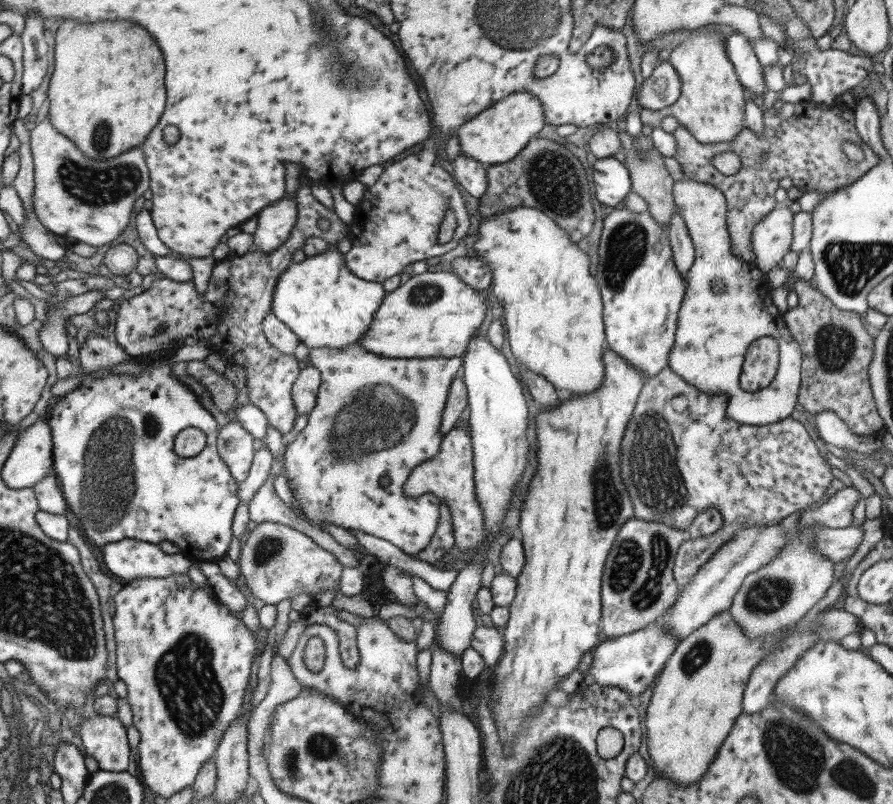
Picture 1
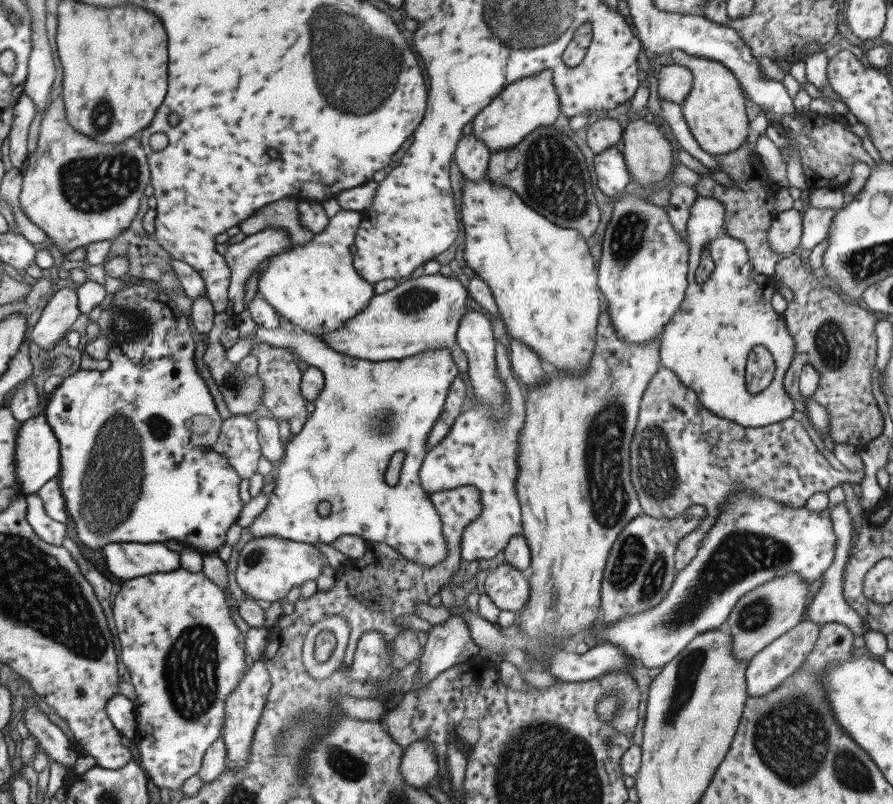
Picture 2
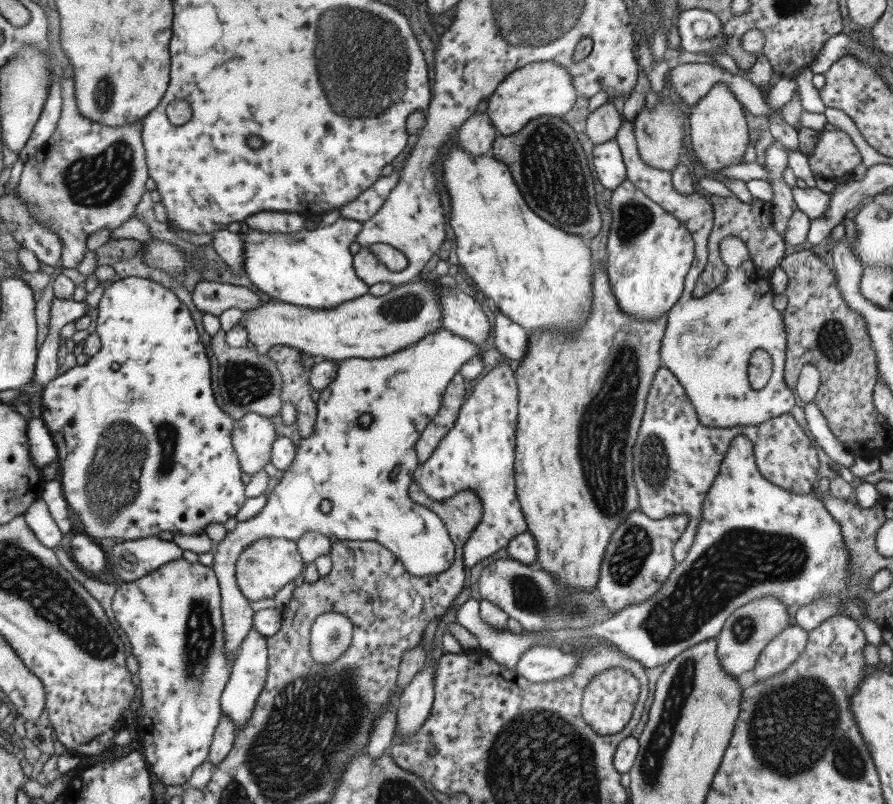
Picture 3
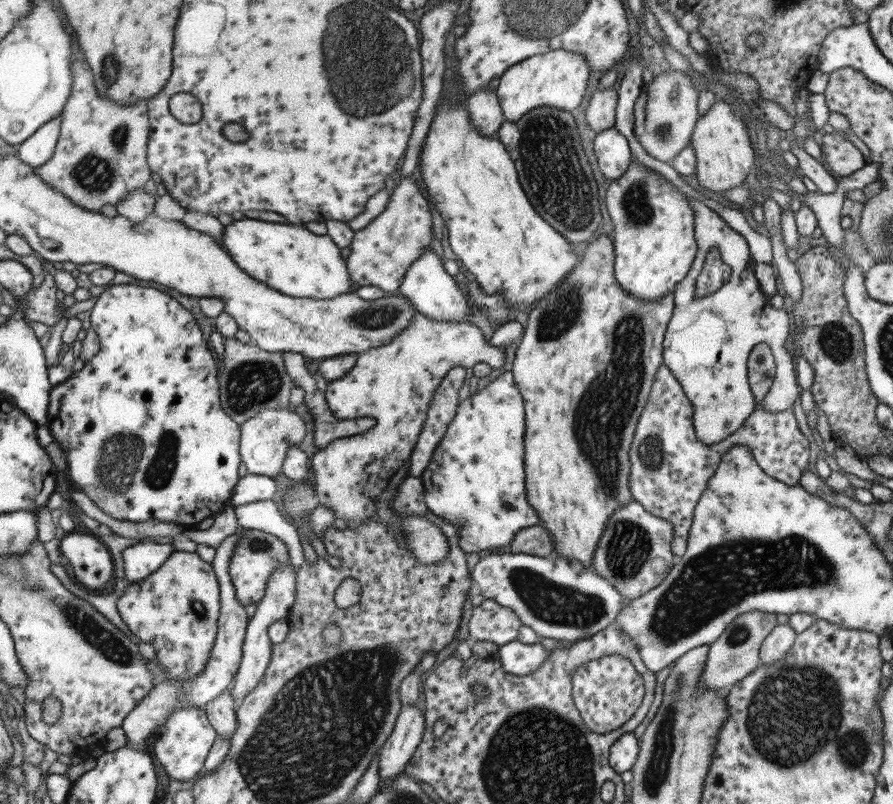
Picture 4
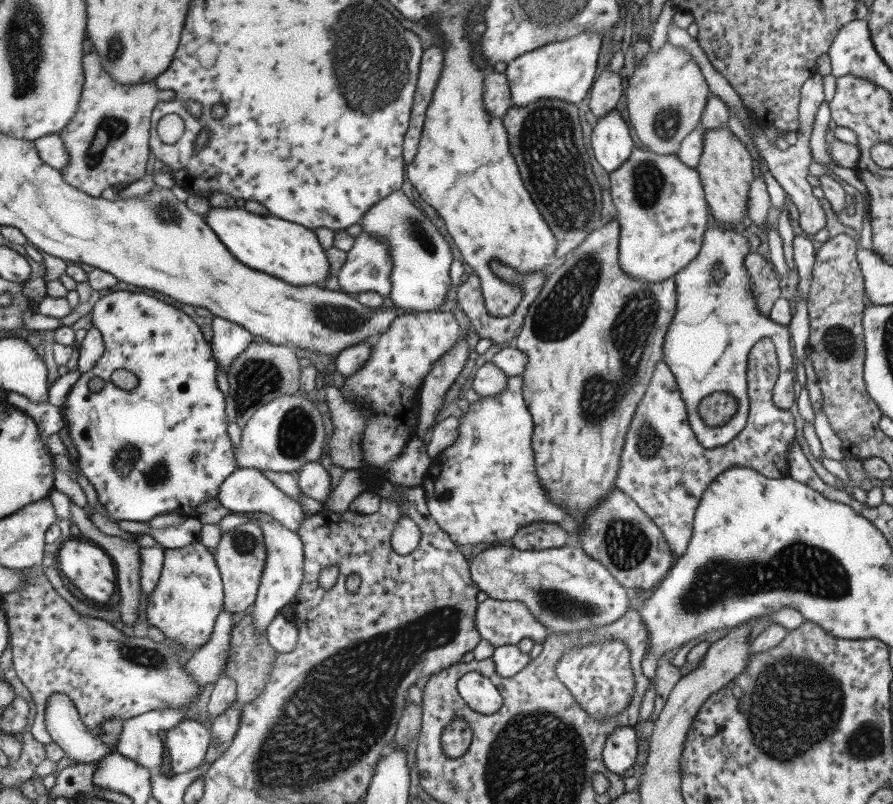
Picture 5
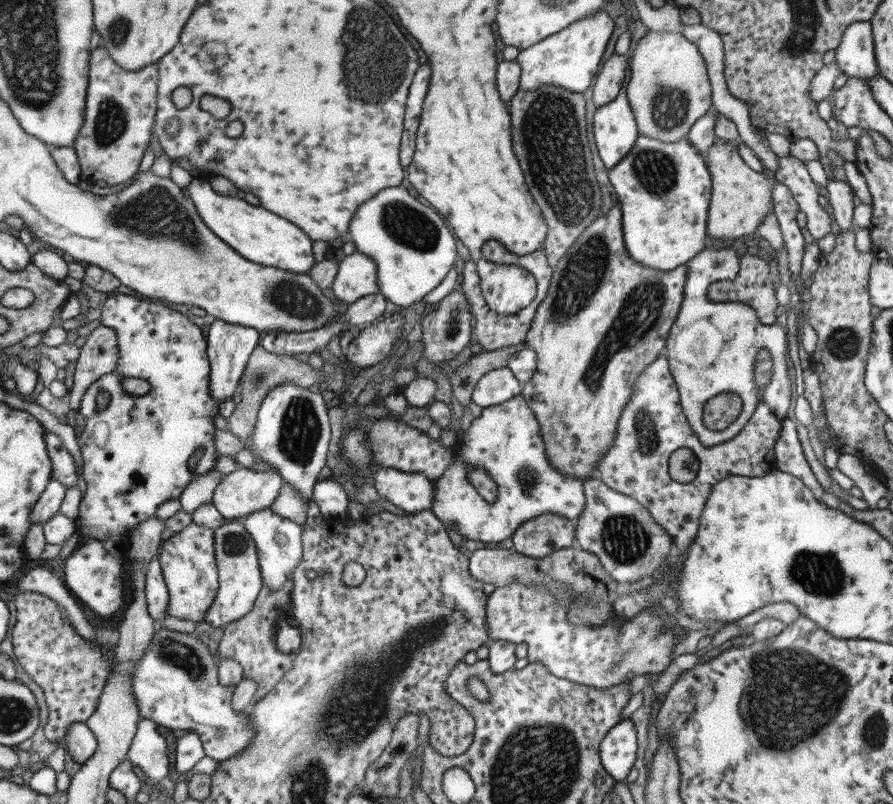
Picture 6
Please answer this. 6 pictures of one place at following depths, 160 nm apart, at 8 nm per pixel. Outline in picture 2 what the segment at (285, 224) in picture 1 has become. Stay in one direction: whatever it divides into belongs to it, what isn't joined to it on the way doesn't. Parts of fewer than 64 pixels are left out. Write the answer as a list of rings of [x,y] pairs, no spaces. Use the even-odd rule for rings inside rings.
[[[263,228],[261,232],[246,235],[240,243],[228,243],[222,256],[230,272],[225,310],[229,316],[242,311],[244,282],[251,272],[267,257],[287,251],[289,246],[292,246],[292,242],[283,228]]]

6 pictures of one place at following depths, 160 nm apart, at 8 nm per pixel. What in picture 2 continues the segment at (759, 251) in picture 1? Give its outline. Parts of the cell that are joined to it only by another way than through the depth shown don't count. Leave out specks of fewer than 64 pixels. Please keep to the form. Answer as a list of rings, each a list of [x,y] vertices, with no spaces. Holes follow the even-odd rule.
[[[790,209],[785,212],[775,213],[771,226],[767,230],[767,242],[771,251],[783,256],[800,243],[802,234],[802,214]]]

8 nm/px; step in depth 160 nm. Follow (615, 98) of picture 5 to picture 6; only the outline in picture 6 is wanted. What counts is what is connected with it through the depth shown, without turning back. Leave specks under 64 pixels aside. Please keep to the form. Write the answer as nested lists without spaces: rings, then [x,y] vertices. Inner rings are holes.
[[[613,53],[599,68],[591,88],[591,100],[595,108],[611,102],[625,80],[626,55]]]

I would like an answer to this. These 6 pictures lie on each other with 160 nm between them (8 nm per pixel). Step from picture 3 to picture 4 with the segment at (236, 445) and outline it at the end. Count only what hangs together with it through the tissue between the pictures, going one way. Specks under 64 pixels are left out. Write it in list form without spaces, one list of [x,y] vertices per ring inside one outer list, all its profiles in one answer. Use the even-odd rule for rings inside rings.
[[[265,408],[240,424],[238,455],[248,474],[275,477],[281,473],[285,451],[303,440],[305,423],[290,408]]]

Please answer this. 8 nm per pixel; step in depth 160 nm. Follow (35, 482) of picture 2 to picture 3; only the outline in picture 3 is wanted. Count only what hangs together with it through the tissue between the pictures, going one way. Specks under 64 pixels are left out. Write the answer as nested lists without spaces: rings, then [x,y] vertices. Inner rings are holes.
[[[31,418],[26,422],[26,443],[35,469],[41,470],[57,461],[56,442],[40,418]]]

